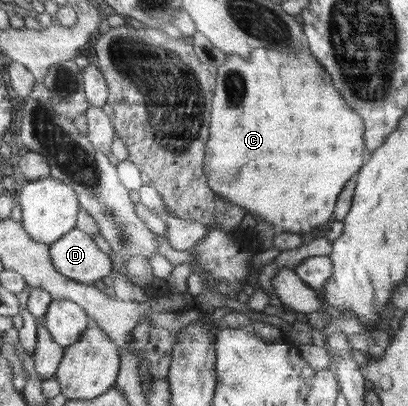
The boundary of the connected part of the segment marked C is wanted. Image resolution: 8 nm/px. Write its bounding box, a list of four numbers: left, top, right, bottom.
[204,47,370,235]

